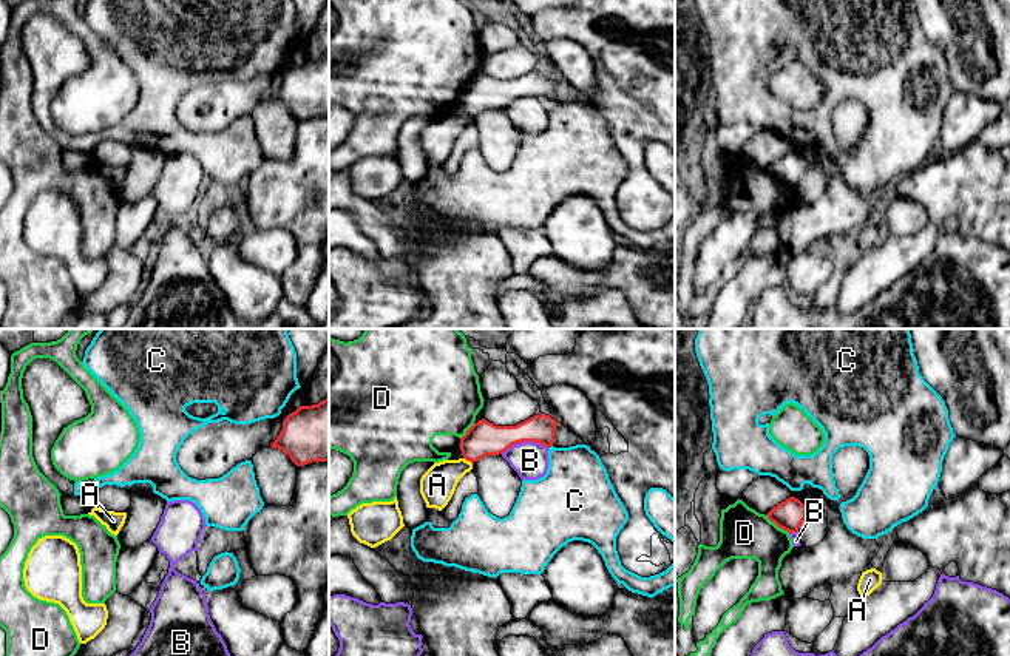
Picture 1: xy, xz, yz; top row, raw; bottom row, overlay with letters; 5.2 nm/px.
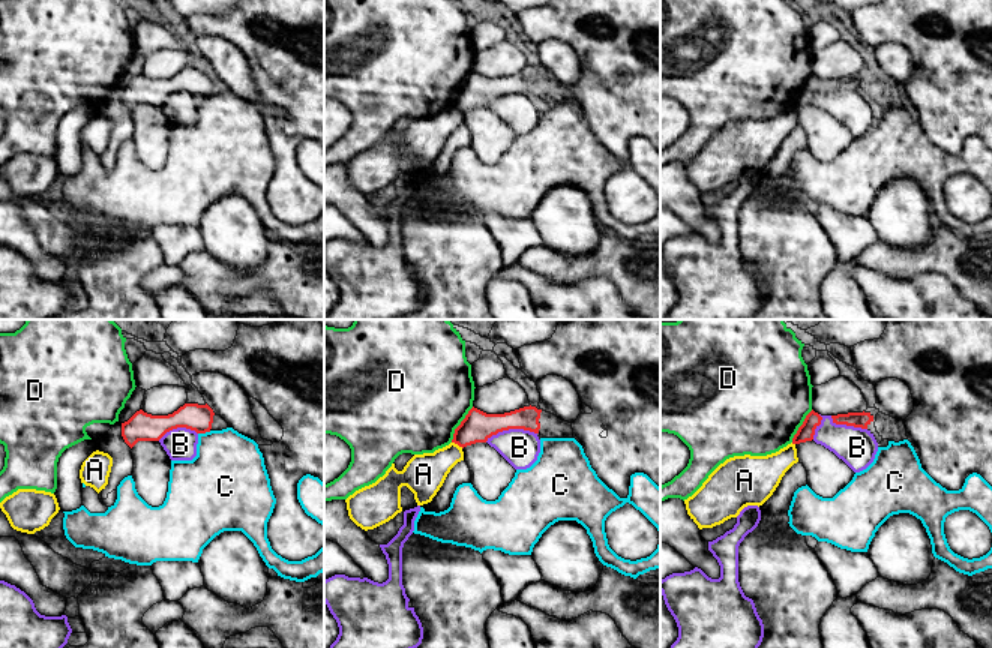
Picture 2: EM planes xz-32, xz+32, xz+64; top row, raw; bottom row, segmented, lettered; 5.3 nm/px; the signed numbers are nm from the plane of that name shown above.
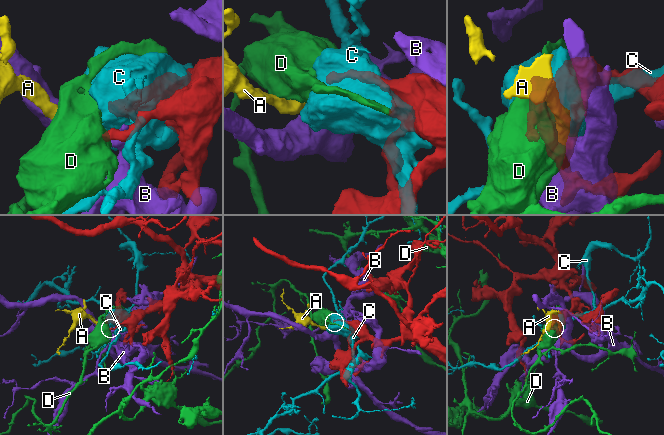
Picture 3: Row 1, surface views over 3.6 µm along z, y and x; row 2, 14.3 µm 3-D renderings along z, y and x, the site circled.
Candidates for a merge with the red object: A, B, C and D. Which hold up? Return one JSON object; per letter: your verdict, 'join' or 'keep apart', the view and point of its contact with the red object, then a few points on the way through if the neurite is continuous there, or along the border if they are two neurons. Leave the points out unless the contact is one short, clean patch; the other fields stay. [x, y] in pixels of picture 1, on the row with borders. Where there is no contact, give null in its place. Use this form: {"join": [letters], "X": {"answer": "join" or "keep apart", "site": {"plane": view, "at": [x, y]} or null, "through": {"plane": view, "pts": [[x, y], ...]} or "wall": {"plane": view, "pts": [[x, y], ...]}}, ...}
{"join": [], "A": {"answer": "keep apart", "site": {"plane": "xz", "at": [468, 460]}, "wall": {"plane": "xz", "pts": [[464, 457], [471, 463]]}}, "B": {"answer": "keep apart", "site": {"plane": "xz", "at": [524, 440]}}, "C": {"answer": "keep apart", "site": {"plane": "xz", "at": [550, 446]}}, "D": {"answer": "keep apart", "site": {"plane": "yz", "at": [777, 525]}}}

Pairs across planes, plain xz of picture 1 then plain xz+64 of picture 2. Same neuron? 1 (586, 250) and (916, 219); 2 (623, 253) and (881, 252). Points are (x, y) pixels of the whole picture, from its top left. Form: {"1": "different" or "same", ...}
{"1": "same", "2": "same"}

